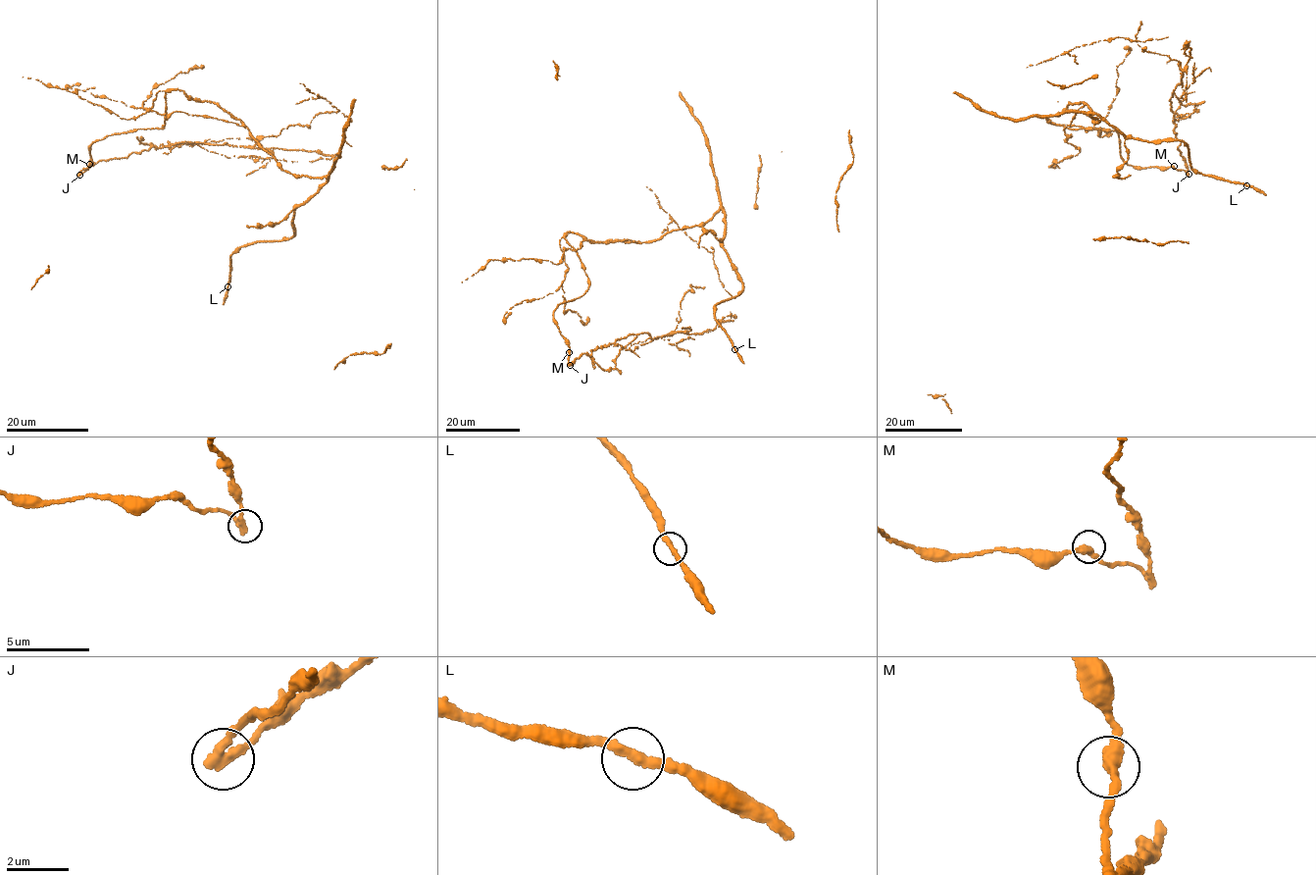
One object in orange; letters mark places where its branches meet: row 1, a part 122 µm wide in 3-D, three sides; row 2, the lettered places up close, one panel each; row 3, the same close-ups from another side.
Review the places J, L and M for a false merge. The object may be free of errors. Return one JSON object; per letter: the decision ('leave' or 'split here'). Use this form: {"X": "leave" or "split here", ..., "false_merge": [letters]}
{"J": "split here", "L": "leave", "M": "leave", "false_merge": ["J"]}

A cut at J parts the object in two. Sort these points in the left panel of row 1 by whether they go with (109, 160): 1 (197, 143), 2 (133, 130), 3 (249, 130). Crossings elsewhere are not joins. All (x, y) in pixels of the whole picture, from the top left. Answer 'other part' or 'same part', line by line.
1: same part
2: other part
3: other part

